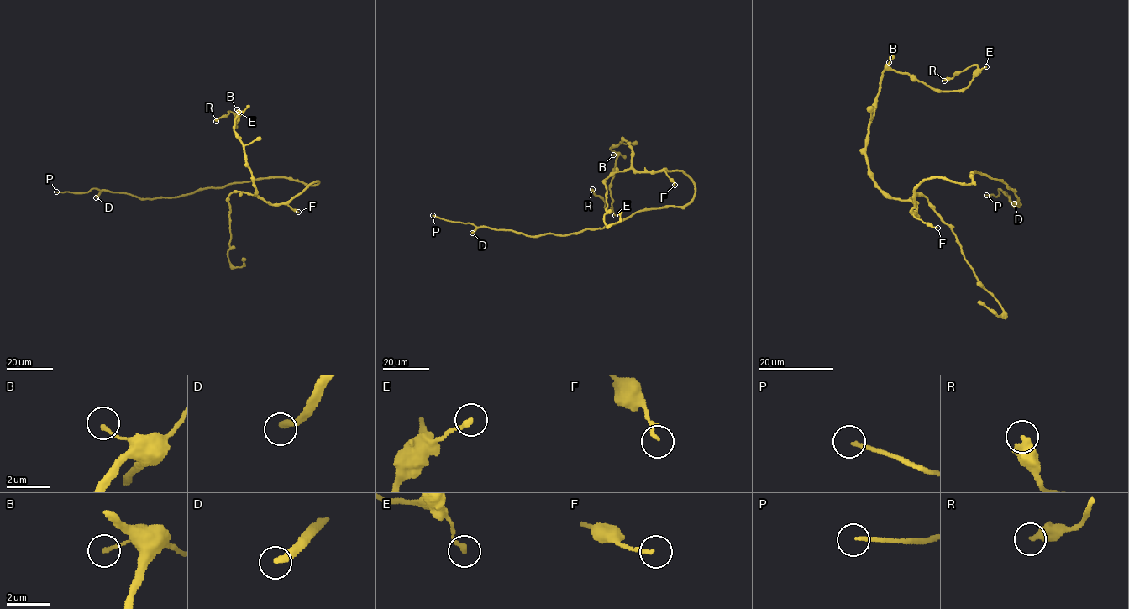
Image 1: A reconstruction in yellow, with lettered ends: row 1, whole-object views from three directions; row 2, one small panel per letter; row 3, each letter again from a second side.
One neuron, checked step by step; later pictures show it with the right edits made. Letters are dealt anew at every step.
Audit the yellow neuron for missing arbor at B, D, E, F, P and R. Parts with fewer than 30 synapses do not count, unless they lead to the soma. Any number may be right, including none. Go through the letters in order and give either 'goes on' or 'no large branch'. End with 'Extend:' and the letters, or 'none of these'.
B: no large branch
D: goes on
E: no large branch
F: no large branch
P: goes on
R: no large branch
Extend: D, P

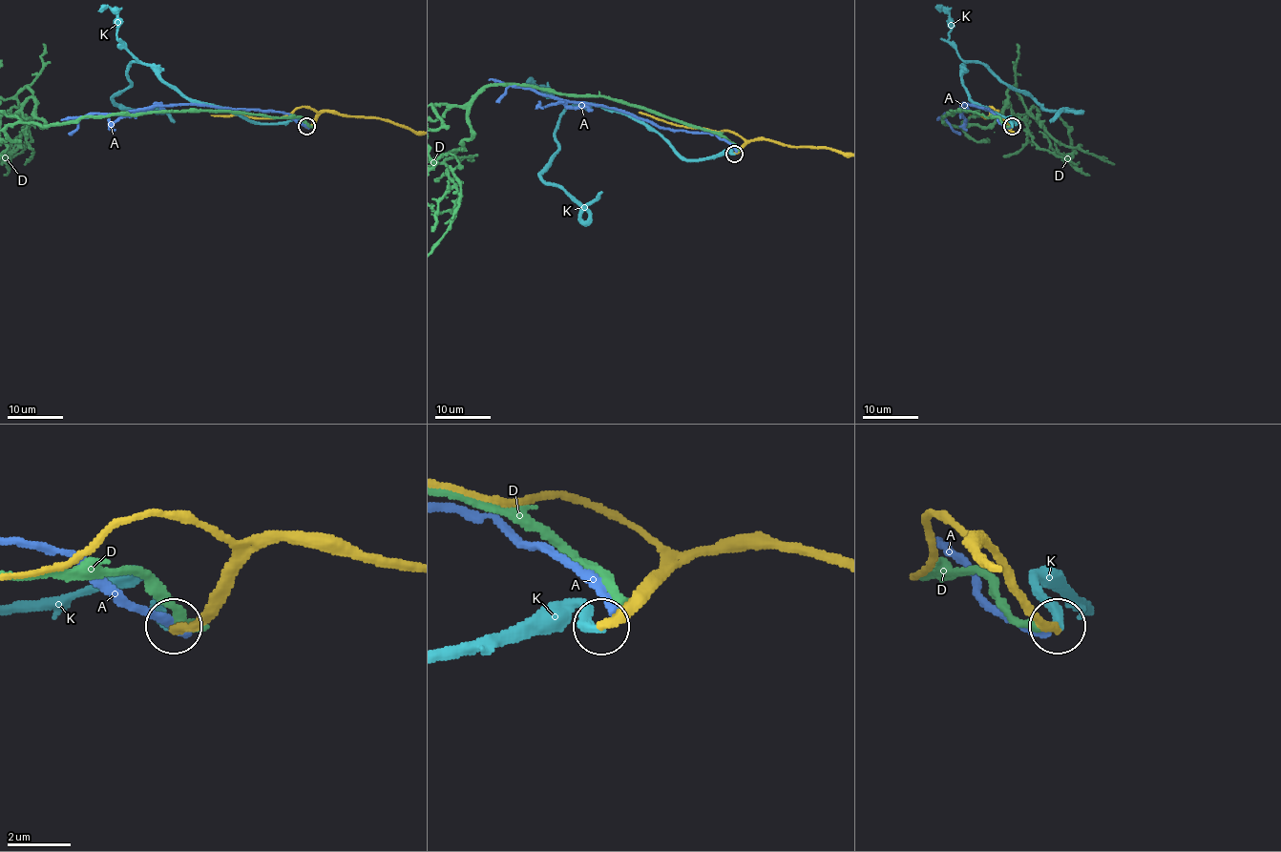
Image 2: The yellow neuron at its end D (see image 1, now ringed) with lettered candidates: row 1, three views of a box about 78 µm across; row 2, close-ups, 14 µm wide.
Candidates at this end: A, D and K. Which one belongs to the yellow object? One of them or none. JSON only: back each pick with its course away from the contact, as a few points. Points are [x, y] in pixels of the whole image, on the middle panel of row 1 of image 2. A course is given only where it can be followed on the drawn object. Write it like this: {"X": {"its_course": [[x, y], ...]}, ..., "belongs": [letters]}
{"K": {"its_course": [[735, 154], [683, 159], [620, 112], [570, 106], [540, 176], [583, 205], [601, 192]]}, "belongs": ["K"]}

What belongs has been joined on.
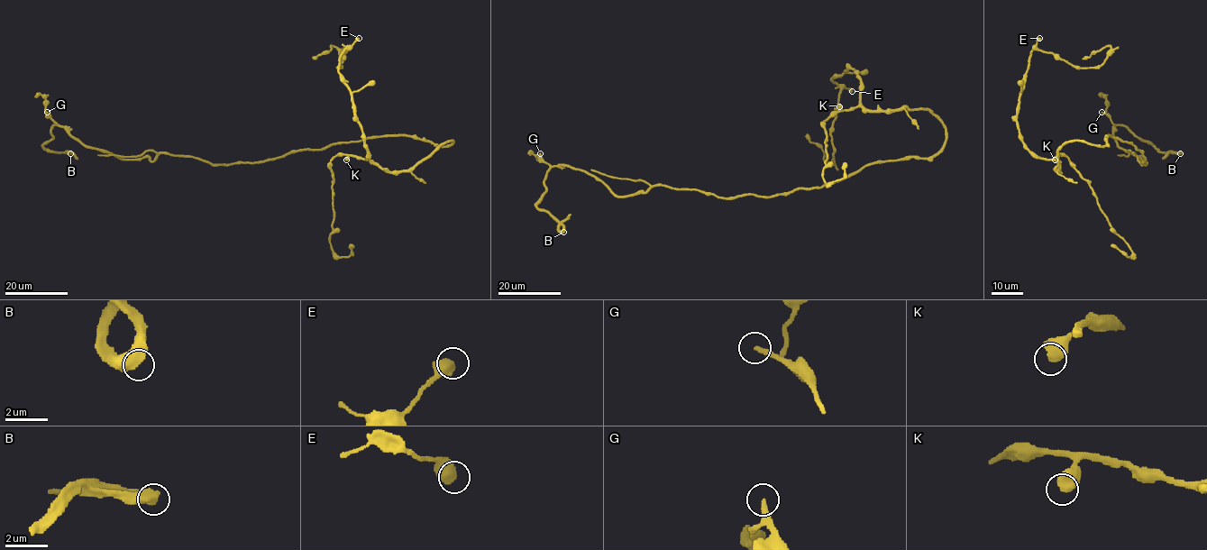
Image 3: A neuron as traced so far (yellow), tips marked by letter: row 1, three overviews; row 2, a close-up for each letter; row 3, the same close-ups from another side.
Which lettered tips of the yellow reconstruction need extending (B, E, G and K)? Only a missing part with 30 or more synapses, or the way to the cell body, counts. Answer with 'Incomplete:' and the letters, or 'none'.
Incomplete: G

